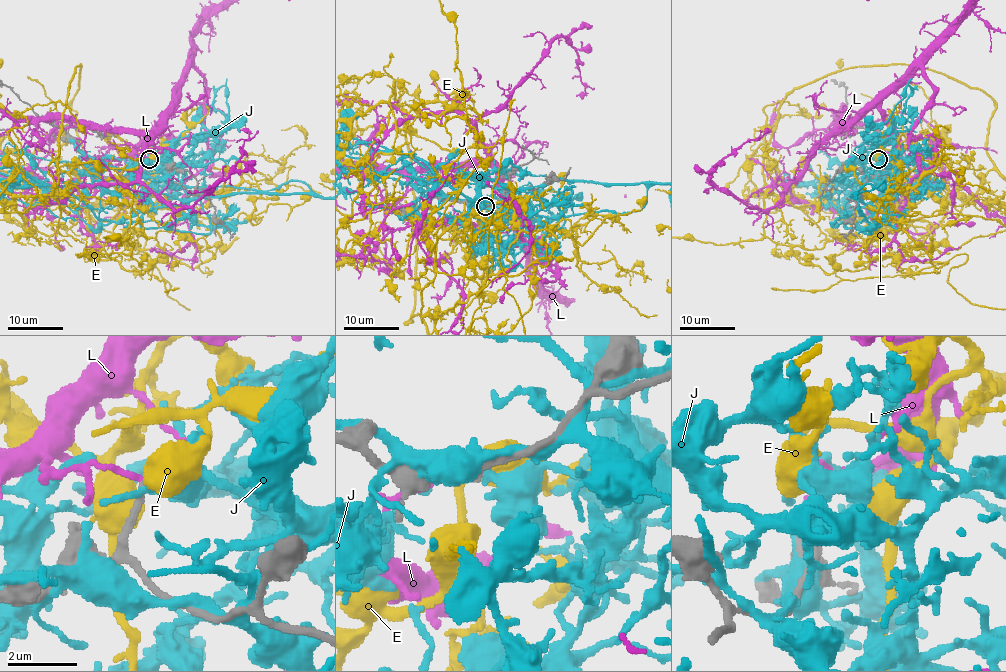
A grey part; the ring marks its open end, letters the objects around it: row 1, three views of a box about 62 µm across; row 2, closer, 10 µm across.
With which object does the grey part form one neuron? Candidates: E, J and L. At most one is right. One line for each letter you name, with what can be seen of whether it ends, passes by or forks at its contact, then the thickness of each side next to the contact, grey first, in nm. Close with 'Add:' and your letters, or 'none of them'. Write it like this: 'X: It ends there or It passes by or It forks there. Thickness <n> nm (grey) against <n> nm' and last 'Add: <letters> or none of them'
E: It ends there. Thickness 220 nm (grey) against 650 nm
Add: E

